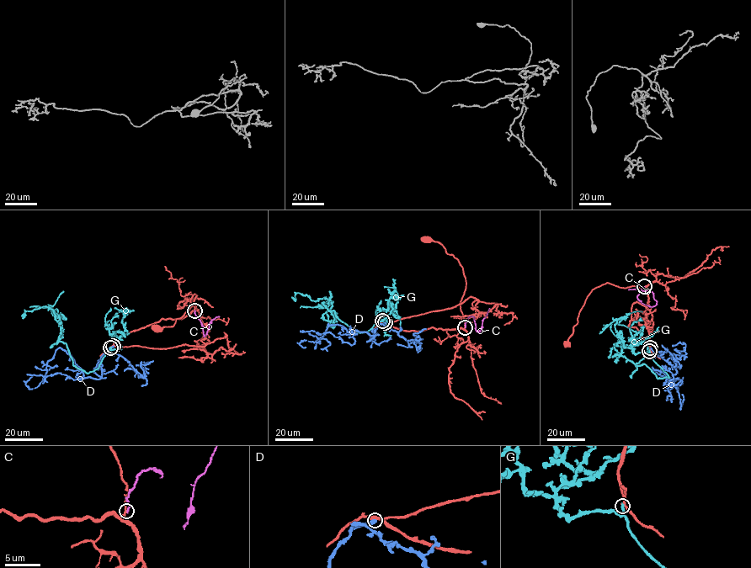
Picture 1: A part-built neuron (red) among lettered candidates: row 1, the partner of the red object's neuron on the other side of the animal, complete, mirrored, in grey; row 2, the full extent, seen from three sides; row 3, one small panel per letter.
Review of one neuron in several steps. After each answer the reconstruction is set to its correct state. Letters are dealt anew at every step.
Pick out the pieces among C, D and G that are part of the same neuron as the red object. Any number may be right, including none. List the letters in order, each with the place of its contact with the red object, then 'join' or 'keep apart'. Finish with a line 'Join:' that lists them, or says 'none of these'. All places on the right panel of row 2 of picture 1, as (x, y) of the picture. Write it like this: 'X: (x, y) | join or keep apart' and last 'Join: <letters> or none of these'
C: (644, 286) | keep apart
D: (650, 347) | keep apart
G: (649, 351) | keep apart
Join: none of these

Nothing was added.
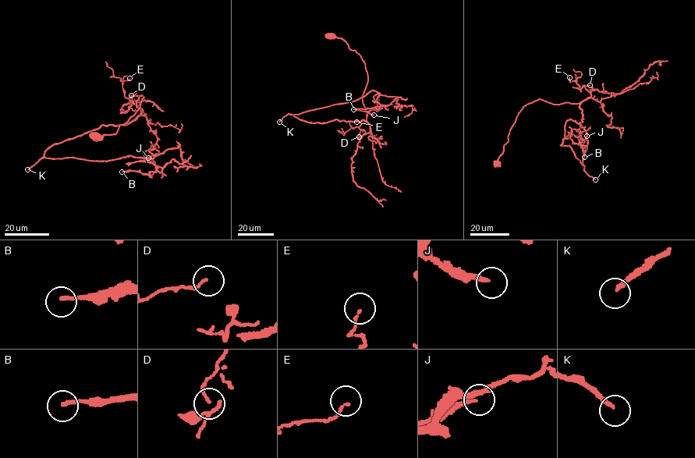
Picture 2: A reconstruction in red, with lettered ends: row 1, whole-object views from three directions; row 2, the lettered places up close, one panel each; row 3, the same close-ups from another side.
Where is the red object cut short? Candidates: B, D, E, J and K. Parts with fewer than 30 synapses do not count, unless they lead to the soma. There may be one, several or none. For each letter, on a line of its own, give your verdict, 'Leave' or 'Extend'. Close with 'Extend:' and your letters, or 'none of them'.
B: Leave
D: Leave
E: Leave
J: Leave
K: Extend
Extend: K

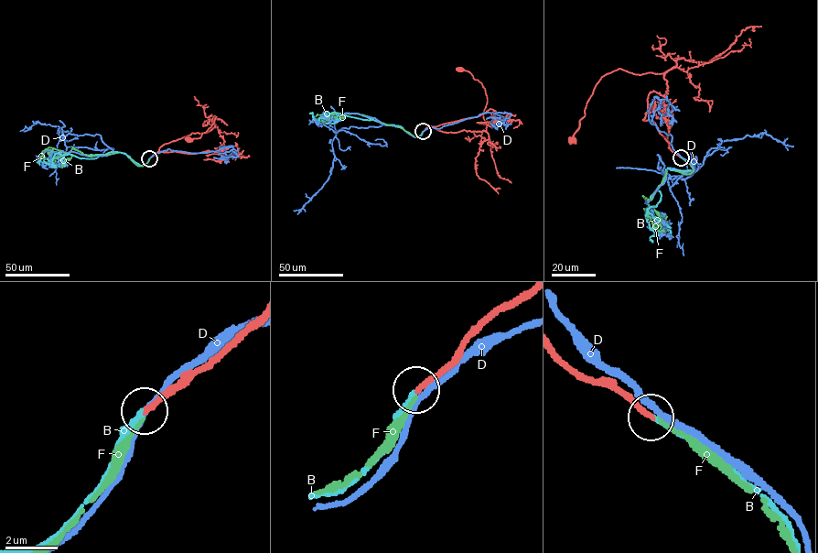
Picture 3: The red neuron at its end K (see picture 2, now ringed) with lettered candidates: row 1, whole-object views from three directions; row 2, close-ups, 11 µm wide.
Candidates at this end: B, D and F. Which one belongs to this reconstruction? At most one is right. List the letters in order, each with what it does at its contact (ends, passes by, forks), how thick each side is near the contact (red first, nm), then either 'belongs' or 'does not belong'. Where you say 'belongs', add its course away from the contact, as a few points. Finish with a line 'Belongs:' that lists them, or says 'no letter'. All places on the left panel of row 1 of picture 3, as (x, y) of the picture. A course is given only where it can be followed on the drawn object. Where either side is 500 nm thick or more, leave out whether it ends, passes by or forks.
B: it ends; calibres 200 and 190 nm; belongs; course (149, 158), (141, 166), (125, 154), (116, 152), (88, 158), (56, 153), (51, 166), (39, 160), (39, 165)
D: it passes by; calibres 280 and 200 nm; does not belong
F: it ends; calibres 200 and 180 nm; does not belong
Belongs: B

